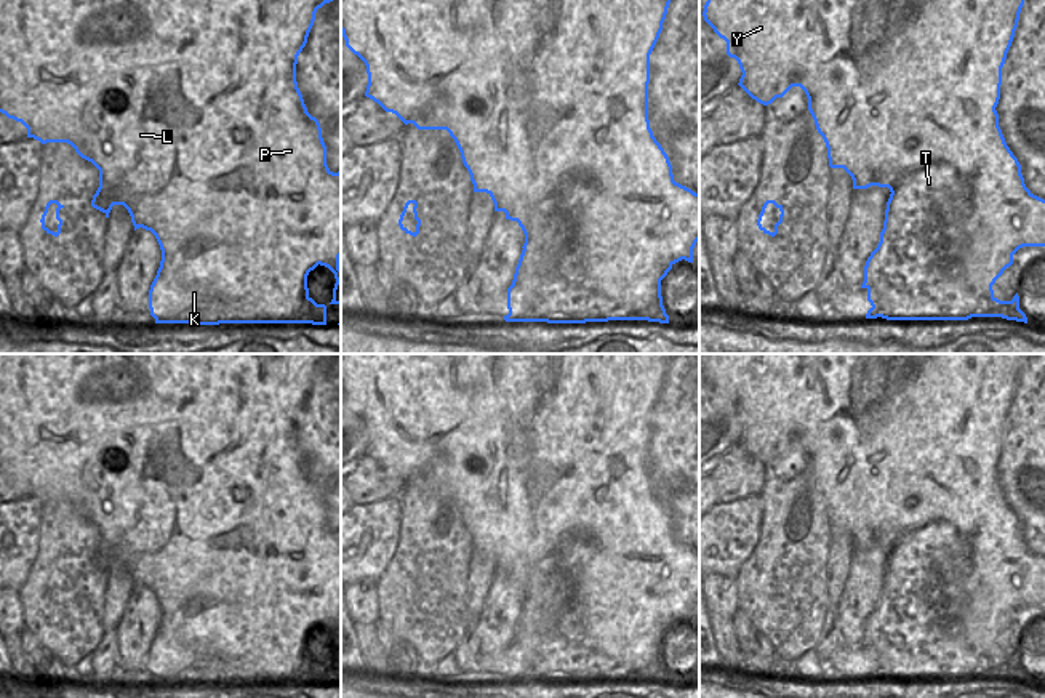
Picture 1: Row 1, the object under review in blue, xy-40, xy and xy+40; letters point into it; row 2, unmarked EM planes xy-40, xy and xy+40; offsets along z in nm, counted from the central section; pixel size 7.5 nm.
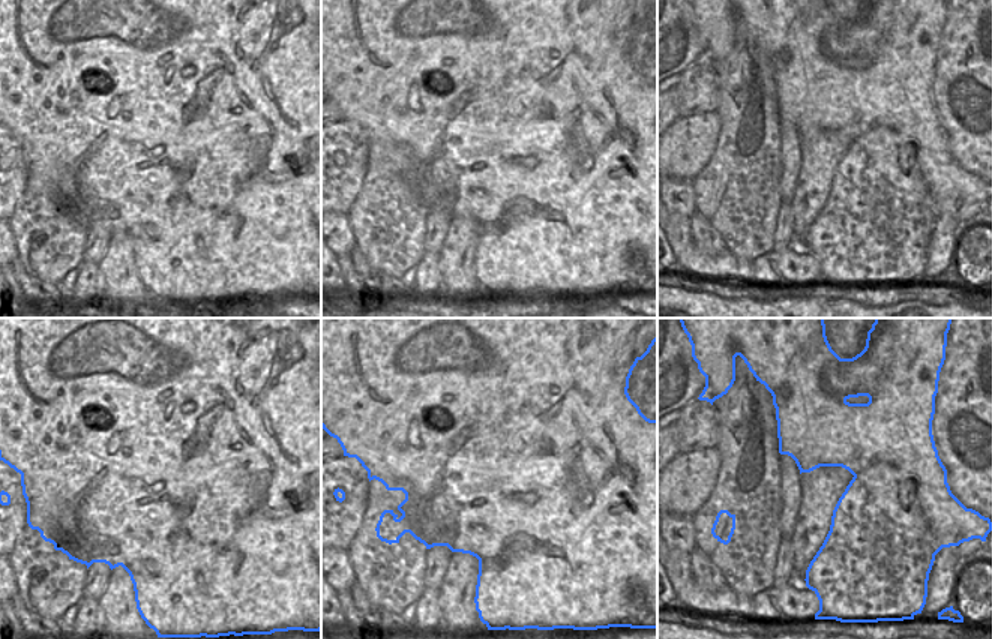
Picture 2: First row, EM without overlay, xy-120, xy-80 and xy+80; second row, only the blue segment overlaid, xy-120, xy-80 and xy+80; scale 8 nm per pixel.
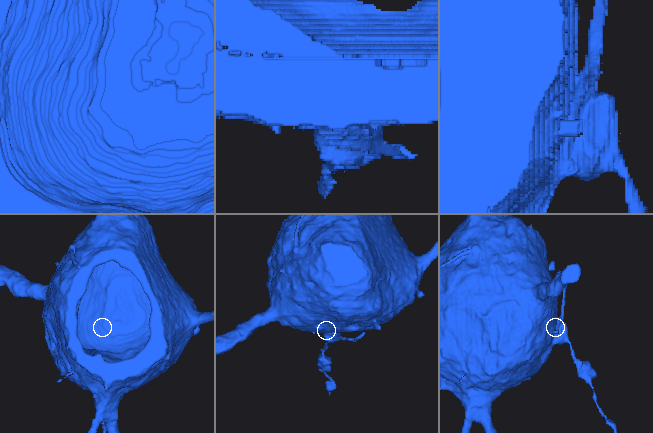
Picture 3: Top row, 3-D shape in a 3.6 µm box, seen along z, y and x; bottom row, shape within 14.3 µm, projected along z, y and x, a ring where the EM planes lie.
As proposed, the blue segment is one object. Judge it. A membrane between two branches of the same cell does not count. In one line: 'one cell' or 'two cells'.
two cells

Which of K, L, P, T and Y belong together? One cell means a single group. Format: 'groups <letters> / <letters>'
groups K L P Y / T

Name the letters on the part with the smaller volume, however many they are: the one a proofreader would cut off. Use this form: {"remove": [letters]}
{"remove": ["T"]}

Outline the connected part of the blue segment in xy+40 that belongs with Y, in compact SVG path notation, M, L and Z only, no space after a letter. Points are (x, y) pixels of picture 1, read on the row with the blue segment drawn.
M707 0L703 16L714 32L727 42L727 54L738 61L743 72L738 85L752 99L768 106L776 98L783 98L792 86L800 86L805 91L808 110L827 147L829 166L843 168L853 179L853 189L879 186L893 192L899 181L931 163L946 162L952 165L960 174L960 186L951 210L943 215L943 224L951 227L951 237L941 239L936 247L943 247L947 251L946 259L959 266L957 274L951 275L968 283L975 298L981 303L983 311L979 314L973 312L973 317L1002 317L1027 323L1026 314L1019 309L1018 293L1011 301L1000 301L992 290L995 280L1013 264L1013 255L1019 248L1045 247L1045 200L1026 187L1021 165L1005 142L995 110L1000 99L1002 67L1023 5L1024 0Z

